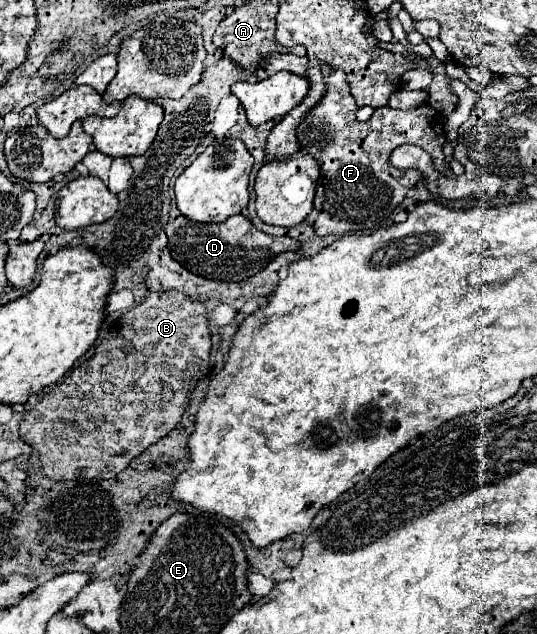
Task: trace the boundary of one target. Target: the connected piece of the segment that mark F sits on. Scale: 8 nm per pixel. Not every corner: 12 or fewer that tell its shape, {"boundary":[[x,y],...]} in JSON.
{"boundary":[[341,70],[301,118],[321,178],[315,234],[375,232],[405,200],[389,152],[423,148],[447,172],[443,114],[375,108]]}

